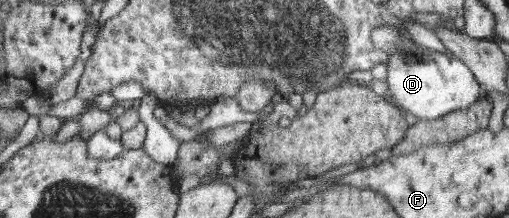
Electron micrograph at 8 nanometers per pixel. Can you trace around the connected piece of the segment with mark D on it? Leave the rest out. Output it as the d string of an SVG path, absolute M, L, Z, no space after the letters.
M379 25L373 31L373 42L391 54L388 70L389 96L397 108L416 116L417 120L437 120L469 108L483 94L475 75L459 58L449 60L449 52L427 50L417 45L410 35L403 35L393 25Z

